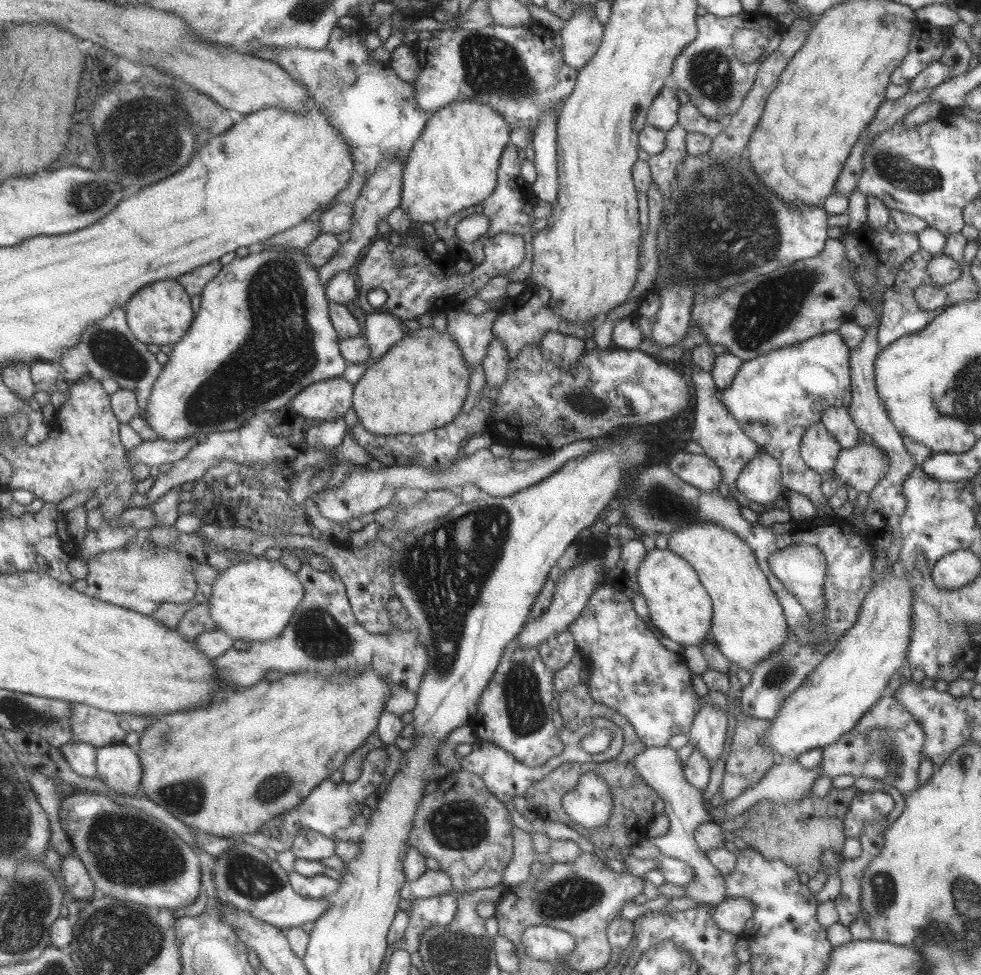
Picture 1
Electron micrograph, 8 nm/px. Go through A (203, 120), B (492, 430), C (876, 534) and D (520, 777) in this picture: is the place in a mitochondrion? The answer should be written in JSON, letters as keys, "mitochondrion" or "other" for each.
{"A":"mitochondrion","B":"other","C":"other","D":"other"}

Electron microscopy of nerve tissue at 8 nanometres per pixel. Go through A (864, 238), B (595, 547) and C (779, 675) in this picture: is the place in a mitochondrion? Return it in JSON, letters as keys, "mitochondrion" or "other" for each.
{"A":"other","B":"other","C":"mitochondrion"}

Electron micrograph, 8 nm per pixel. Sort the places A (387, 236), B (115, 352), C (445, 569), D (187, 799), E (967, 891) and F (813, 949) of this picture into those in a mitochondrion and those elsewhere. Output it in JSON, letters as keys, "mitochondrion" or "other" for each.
{"A":"other","B":"mitochondrion","C":"mitochondrion","D":"mitochondrion","E":"mitochondrion","F":"other"}

